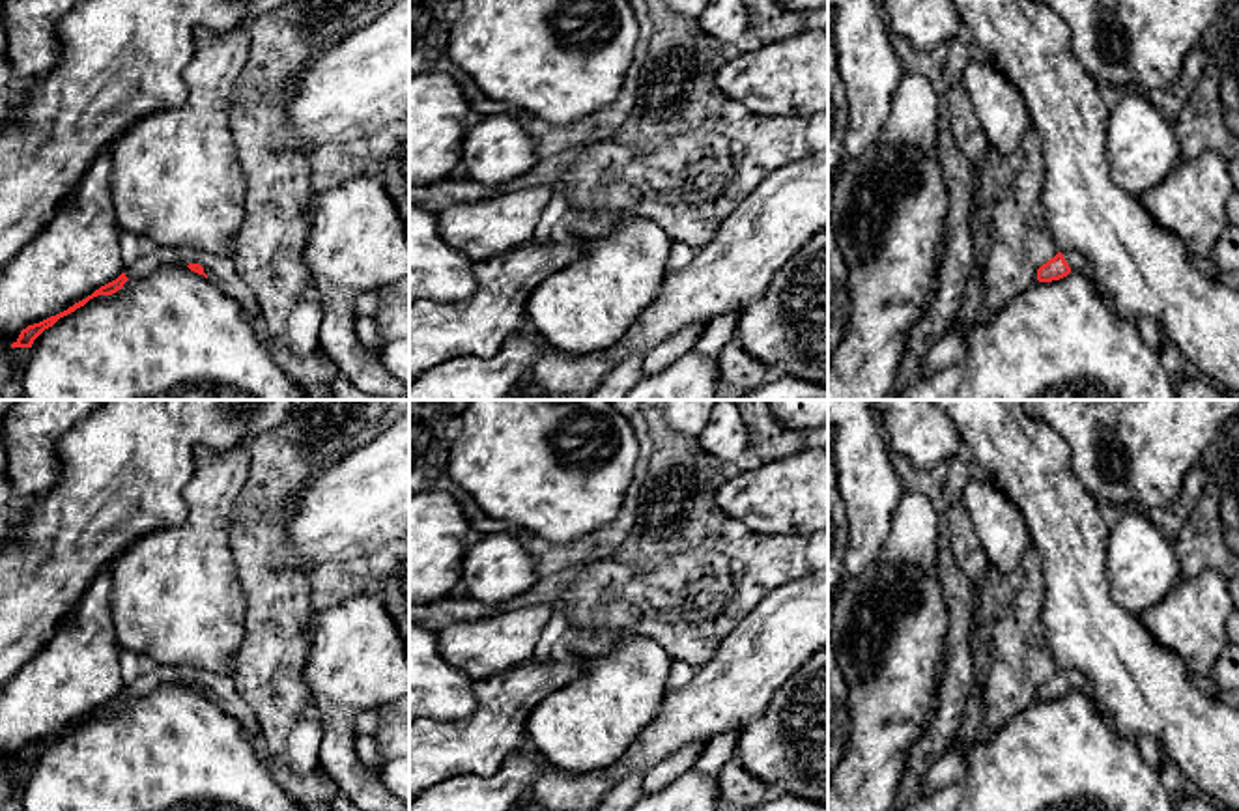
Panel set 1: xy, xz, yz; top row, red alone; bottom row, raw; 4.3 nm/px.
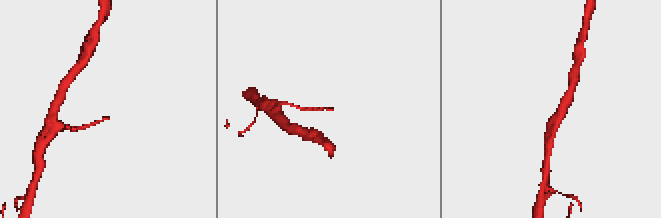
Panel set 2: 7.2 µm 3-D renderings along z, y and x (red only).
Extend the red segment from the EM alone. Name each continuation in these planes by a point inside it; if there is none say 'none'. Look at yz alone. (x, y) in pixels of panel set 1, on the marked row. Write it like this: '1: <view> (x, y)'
1: yz (1077, 262)

